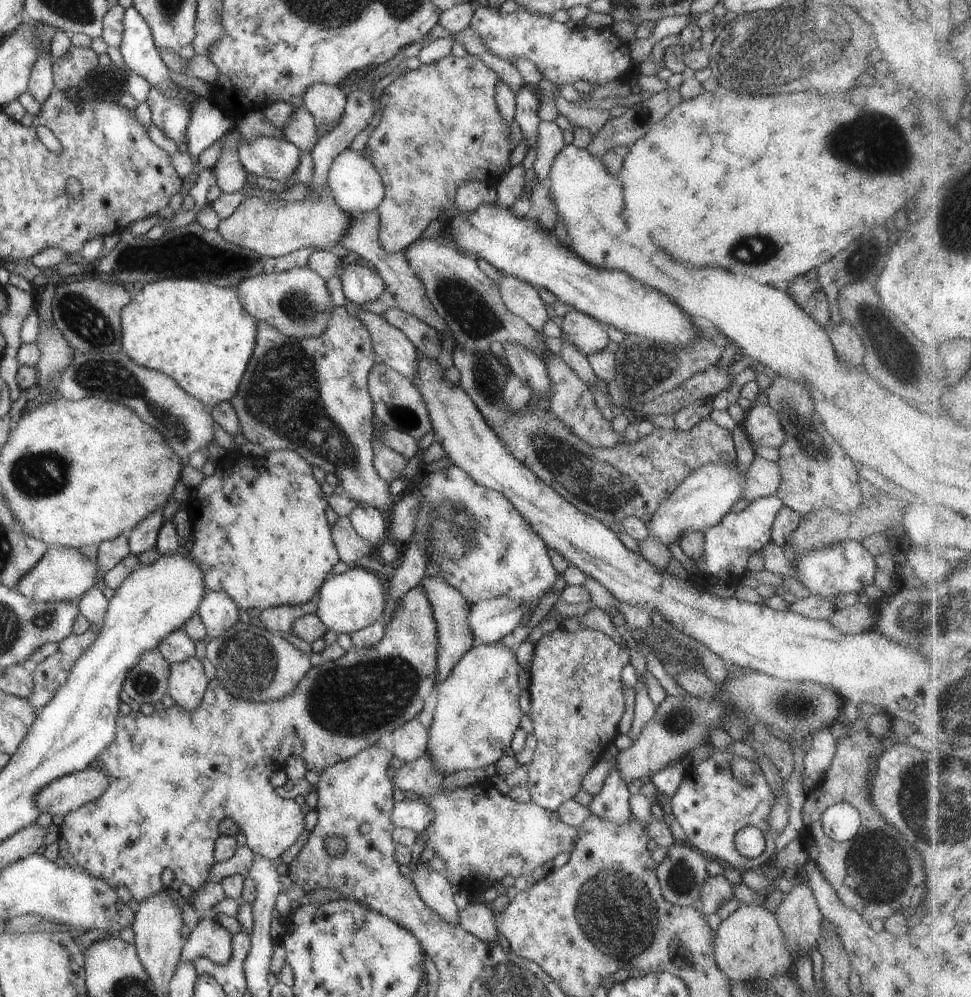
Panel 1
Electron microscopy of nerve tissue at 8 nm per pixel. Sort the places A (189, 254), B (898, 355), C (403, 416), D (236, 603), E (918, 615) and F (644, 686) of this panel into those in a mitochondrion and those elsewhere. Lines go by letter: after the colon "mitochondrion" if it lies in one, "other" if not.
A: mitochondrion
B: mitochondrion
C: mitochondrion
D: other
E: mitochondrion
F: other

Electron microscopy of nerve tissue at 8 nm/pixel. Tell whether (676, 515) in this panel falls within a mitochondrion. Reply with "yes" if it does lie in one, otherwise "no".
no

